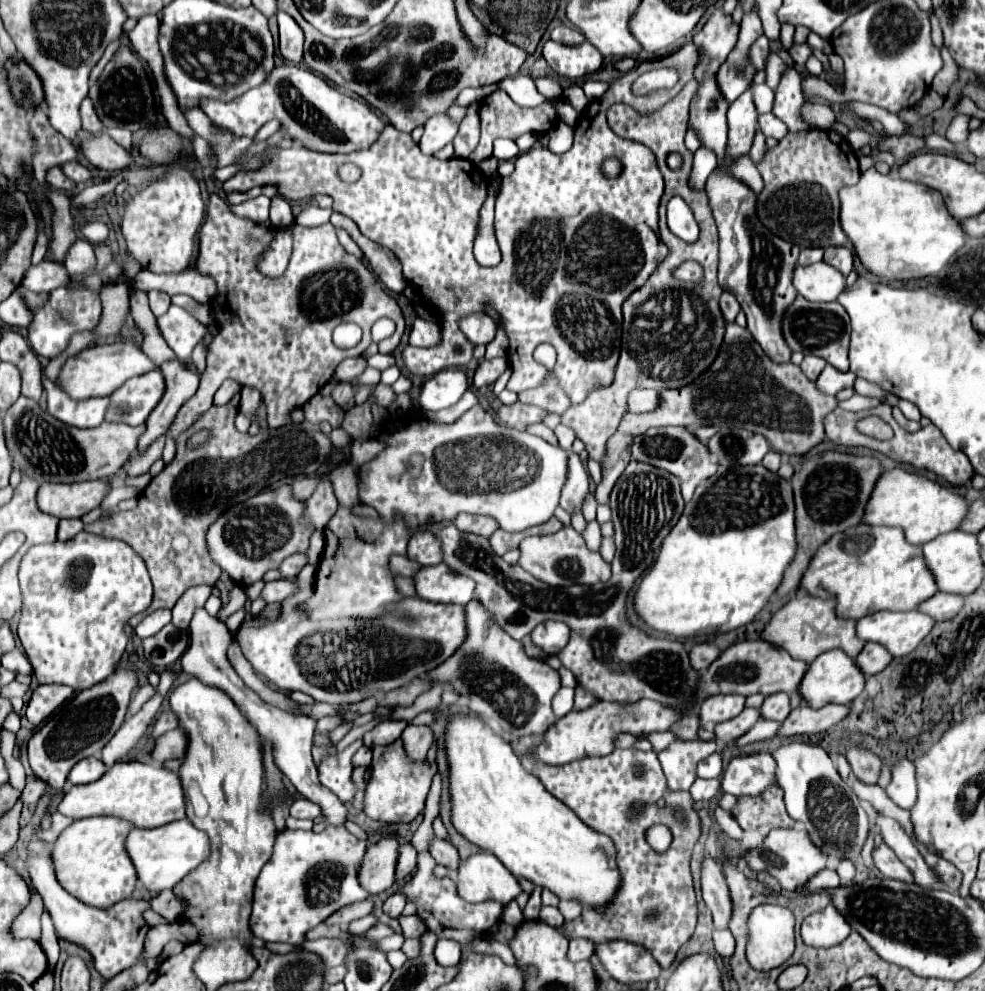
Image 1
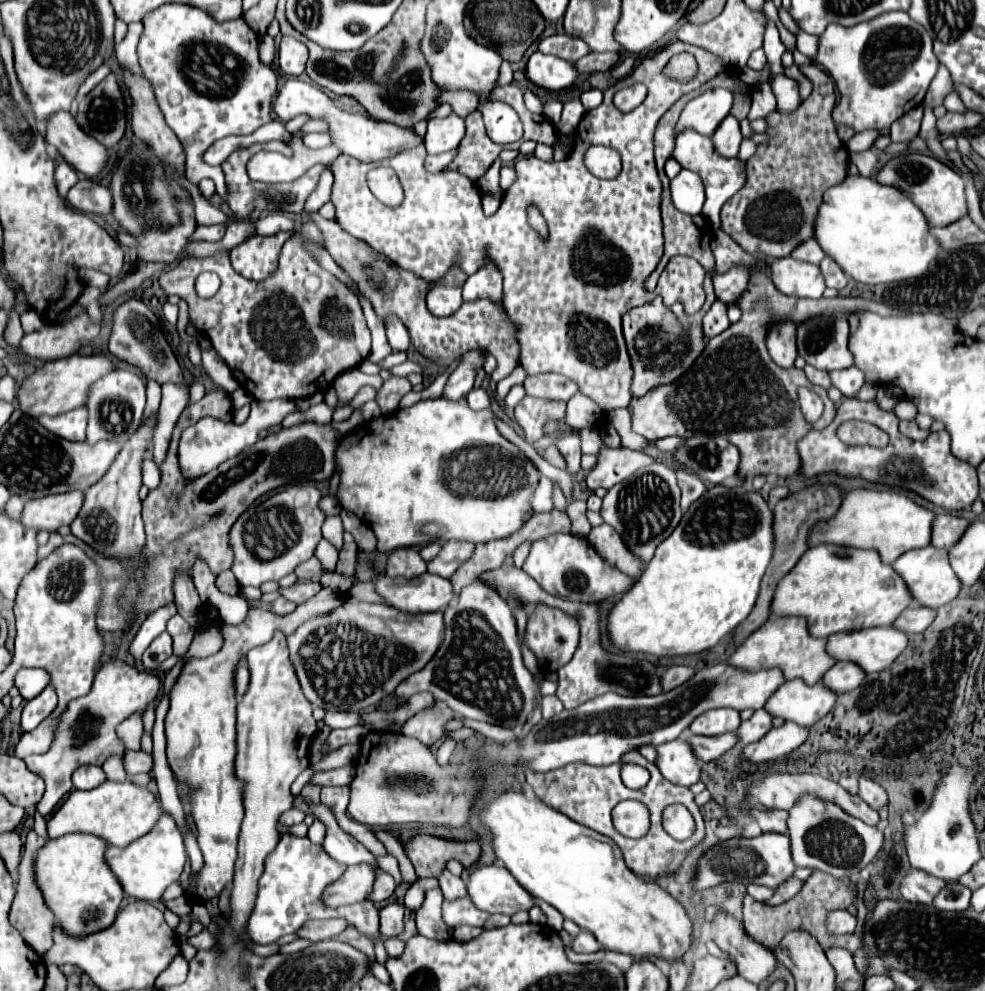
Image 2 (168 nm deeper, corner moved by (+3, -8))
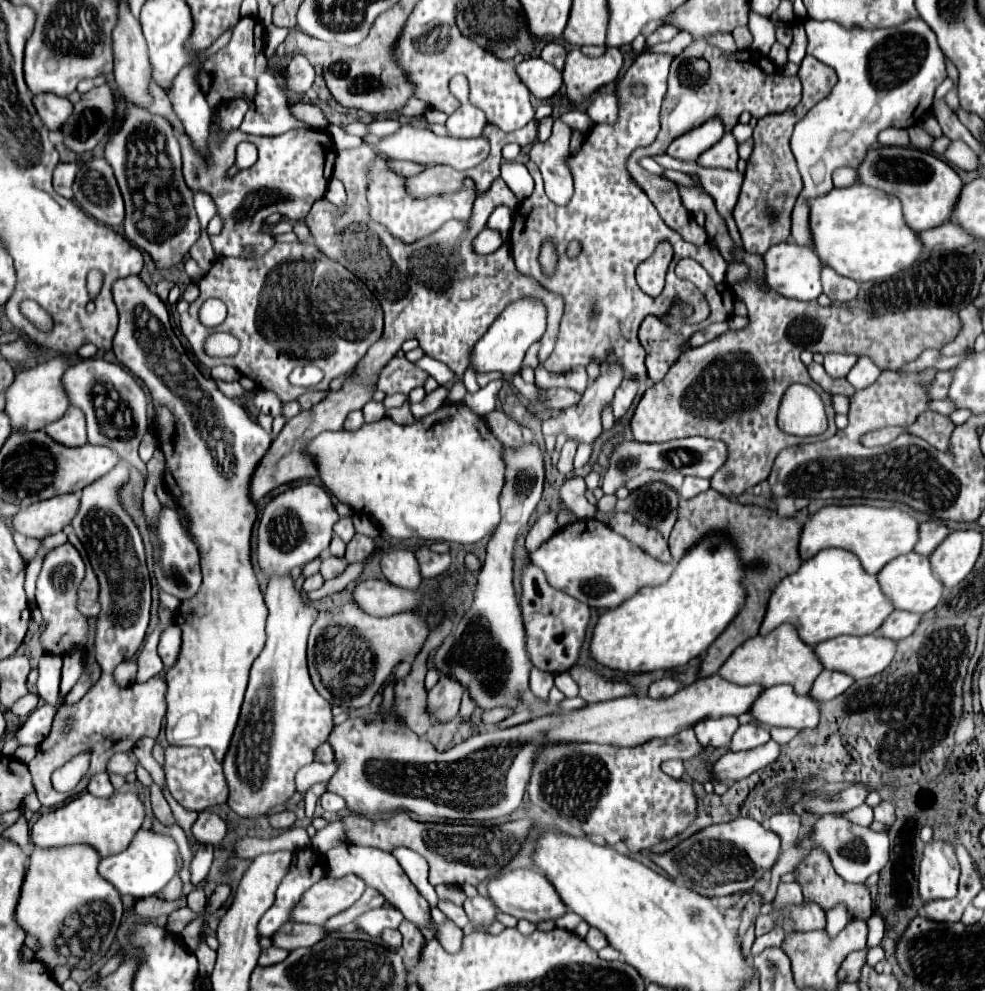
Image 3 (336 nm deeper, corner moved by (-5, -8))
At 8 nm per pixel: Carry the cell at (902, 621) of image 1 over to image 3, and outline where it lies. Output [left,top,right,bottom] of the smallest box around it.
[815,633,895,679]

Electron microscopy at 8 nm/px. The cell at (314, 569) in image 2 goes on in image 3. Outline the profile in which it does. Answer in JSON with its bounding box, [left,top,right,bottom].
[321,555,349,579]

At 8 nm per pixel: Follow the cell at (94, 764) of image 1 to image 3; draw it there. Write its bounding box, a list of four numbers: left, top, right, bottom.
[87,773,115,797]

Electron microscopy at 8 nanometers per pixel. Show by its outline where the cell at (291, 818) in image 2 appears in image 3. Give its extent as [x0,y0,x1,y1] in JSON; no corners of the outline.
[269,809,295,829]

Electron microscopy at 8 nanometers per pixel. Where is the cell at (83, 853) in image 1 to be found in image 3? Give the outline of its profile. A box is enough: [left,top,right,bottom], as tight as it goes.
[15,845,123,971]

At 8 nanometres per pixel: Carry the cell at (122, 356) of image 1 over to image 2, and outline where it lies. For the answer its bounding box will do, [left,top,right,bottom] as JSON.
[19,353,117,417]

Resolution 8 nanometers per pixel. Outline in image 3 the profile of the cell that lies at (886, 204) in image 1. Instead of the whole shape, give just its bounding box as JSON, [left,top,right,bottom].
[809,185,921,281]

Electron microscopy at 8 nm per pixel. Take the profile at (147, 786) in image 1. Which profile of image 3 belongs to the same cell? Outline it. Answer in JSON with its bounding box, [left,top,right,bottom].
[31,791,145,857]

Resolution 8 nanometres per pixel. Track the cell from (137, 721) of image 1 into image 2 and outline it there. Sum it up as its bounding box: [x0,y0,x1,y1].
[103,751,127,781]

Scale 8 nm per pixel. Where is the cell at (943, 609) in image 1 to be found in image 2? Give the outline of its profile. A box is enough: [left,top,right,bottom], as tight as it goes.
[895,607,937,633]

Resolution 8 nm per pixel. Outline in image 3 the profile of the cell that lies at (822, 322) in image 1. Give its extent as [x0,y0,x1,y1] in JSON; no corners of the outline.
[823,353,857,379]

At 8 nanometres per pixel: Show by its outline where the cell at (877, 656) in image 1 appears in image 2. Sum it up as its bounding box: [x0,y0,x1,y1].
[823,661,865,693]

